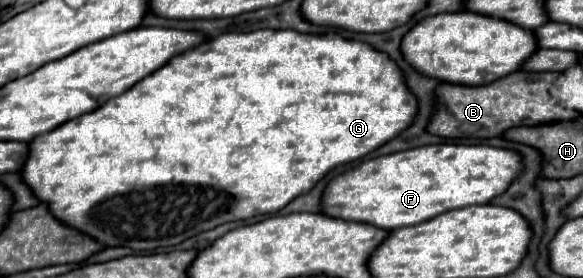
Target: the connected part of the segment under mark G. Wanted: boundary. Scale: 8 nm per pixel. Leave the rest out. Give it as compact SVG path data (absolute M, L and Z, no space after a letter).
M254 30L254 32L224 32L192 50L174 56L162 66L162 70L152 72L130 90L118 98L110 98L102 108L82 114L66 124L44 132L28 142L28 158L20 170L22 182L32 190L32 194L48 206L50 214L78 230L106 248L128 246L132 250L156 250L176 246L204 230L212 230L224 222L248 220L256 214L272 214L284 208L290 200L308 192L318 180L322 180L332 168L354 162L388 140L396 138L404 128L410 126L416 116L416 98L410 94L400 68L382 52L374 50L364 42L344 40L338 34L300 34L292 30Z

